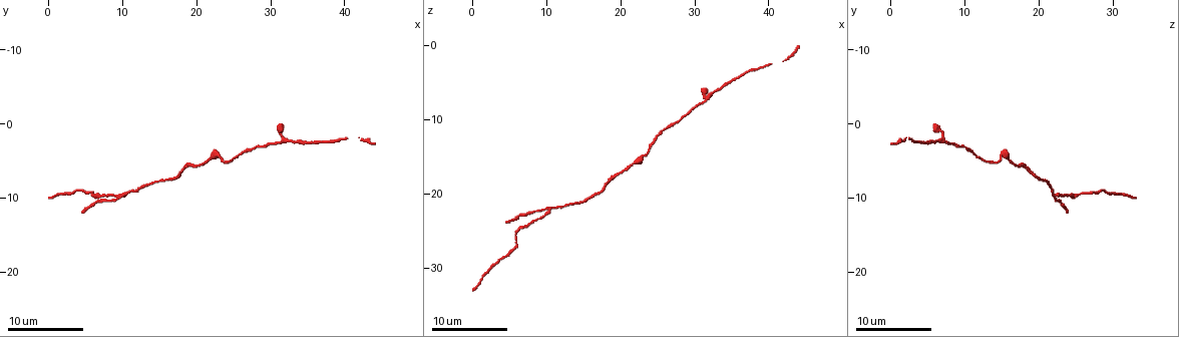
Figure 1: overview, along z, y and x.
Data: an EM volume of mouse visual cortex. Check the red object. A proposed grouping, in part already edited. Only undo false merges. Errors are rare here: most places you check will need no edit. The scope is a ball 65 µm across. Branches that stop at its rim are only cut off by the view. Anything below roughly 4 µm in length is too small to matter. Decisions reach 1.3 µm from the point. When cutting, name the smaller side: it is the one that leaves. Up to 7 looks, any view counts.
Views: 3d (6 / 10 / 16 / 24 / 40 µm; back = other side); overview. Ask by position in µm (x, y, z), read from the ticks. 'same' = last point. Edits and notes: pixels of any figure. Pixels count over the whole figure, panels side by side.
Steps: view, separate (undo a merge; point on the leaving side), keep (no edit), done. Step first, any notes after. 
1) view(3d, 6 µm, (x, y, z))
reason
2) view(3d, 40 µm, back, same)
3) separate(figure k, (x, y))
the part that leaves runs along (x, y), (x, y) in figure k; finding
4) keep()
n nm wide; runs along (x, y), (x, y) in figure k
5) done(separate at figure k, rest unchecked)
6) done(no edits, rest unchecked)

view(3d, 6 µm, (10.0, 9.5, 22.0))
three-way junction

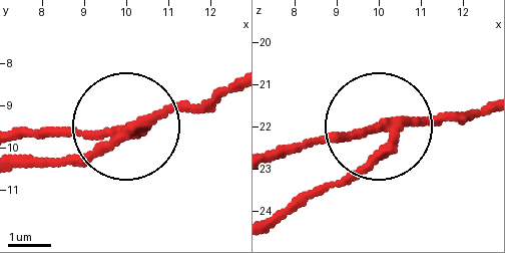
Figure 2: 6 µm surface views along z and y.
separate(figure 2, (101, 133))
230 nm wide; the part that leaves runs along (143, 131), (17, 131) in figure 2; two neurons meet here

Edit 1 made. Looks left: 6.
view(overview)

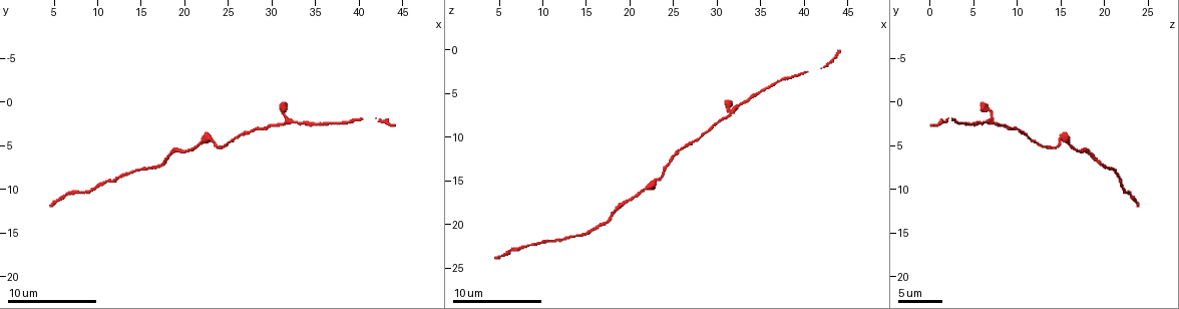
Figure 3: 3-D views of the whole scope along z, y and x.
view(3d, 10 µm, (23.0, 4.4, 15.0))
sudden change in width

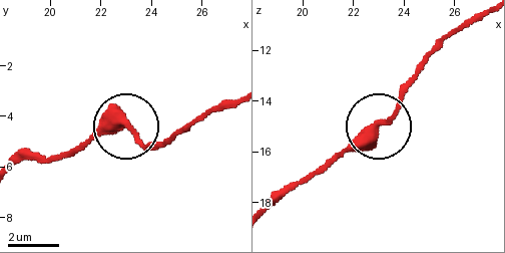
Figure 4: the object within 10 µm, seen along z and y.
keep()
390 nm wide; runs along (84, 146), (127, 131), (148, 148), (163, 148) in figure 4; continuous, no second neuron

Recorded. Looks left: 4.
view(3d, 10 µm, (33.0, 2.6, 6.2))
thick turns thin

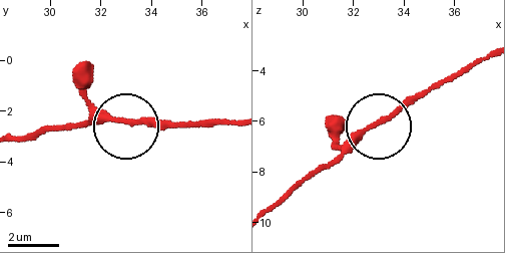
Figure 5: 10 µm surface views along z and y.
keep()
runs along (16, 142), (94, 121), (176, 121) in figure 5; one neuron here

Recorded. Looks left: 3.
done(separate at figure 2, rest unchecked)

